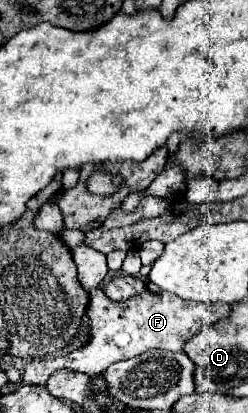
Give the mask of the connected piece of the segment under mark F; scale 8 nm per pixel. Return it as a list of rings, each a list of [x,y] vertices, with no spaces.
[[[80,244],[72,250],[72,258],[78,266],[78,280],[90,294],[88,304],[88,318],[90,318],[90,340],[72,350],[70,354],[48,358],[48,360],[32,360],[26,366],[26,372],[22,376],[22,384],[42,384],[46,386],[48,376],[54,370],[68,368],[76,372],[84,372],[88,376],[96,372],[104,372],[104,368],[112,366],[118,360],[126,360],[138,354],[144,354],[148,350],[170,350],[170,352],[182,352],[184,344],[200,332],[200,328],[206,328],[222,318],[228,318],[228,312],[232,304],[204,304],[204,302],[190,302],[182,300],[176,294],[164,292],[162,288],[156,288],[156,284],[148,282],[146,290],[130,298],[124,304],[116,304],[106,298],[106,294],[99,289],[99,284],[108,272],[106,254],[88,248],[86,244]]]

